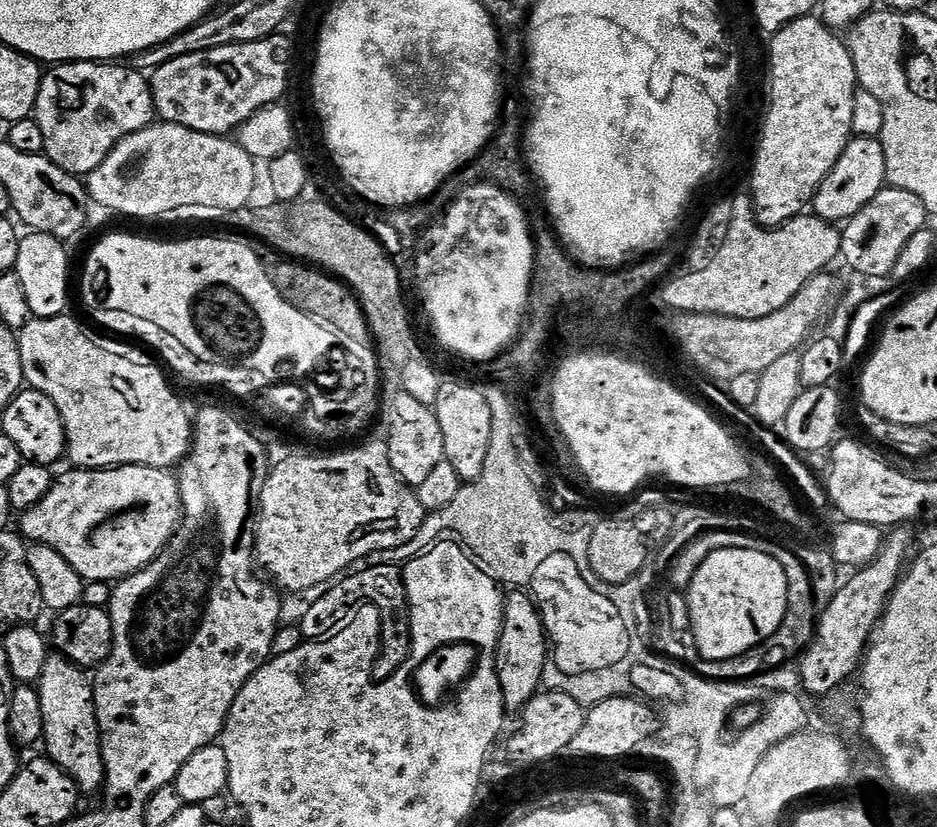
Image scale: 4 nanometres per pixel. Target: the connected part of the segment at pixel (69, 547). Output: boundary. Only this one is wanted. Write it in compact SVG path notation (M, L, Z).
M127 464L121 468L97 468L95 470L68 470L65 476L57 475L48 493L42 498L42 502L38 502L30 511L23 513L19 517L20 528L19 535L23 536L25 541L32 544L45 544L54 550L58 550L58 554L62 554L62 558L66 558L66 562L70 562L70 566L74 566L74 570L79 574L85 582L93 580L106 580L109 582L119 582L125 576L133 576L138 570L142 570L152 560L155 560L165 548L168 547L169 540L176 535L180 521L182 519L182 505L180 502L180 486L177 477L171 471L163 468L147 468L141 464Z

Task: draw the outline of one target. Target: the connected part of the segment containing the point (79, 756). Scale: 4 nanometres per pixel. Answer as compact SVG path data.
M49 655L38 681L42 698L42 726L47 759L68 775L81 793L99 793L104 787L104 759L100 745L100 727L96 707L92 701L93 681L85 669L73 664L65 656Z

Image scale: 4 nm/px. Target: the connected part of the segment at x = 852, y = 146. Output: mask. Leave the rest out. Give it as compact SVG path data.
M868 136L853 138L848 141L838 162L830 170L830 174L820 183L814 197L814 212L821 220L829 222L846 222L854 214L858 214L886 186L886 154L879 139Z

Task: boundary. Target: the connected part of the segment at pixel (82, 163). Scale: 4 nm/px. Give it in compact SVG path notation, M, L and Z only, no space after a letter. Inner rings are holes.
M64 62L43 73L40 77L34 118L38 122L38 130L42 130L44 139L43 155L54 162L54 166L62 166L71 176L87 178L126 138L150 116L148 86L143 75L127 72L124 68L99 68L96 62Z

